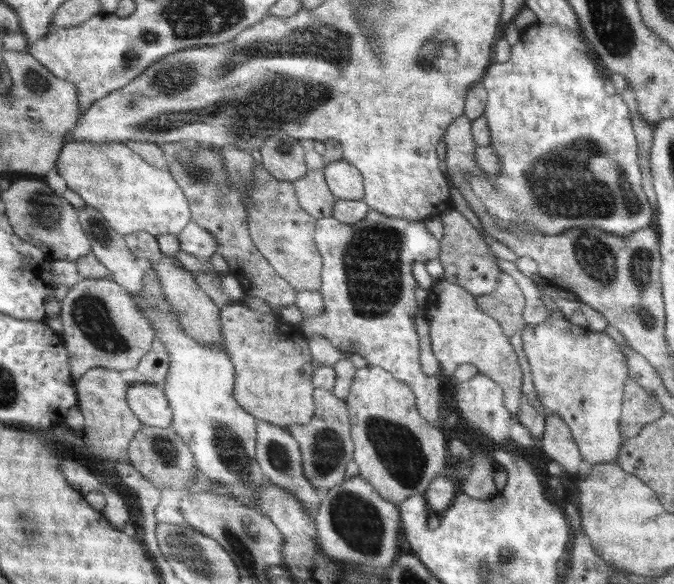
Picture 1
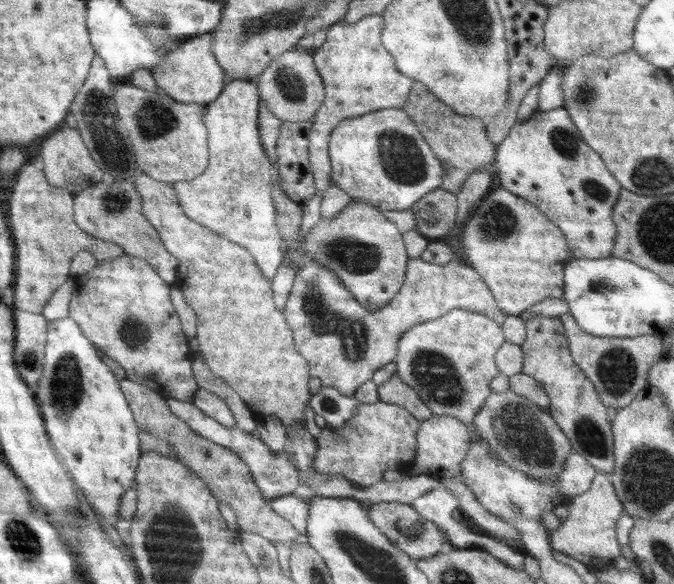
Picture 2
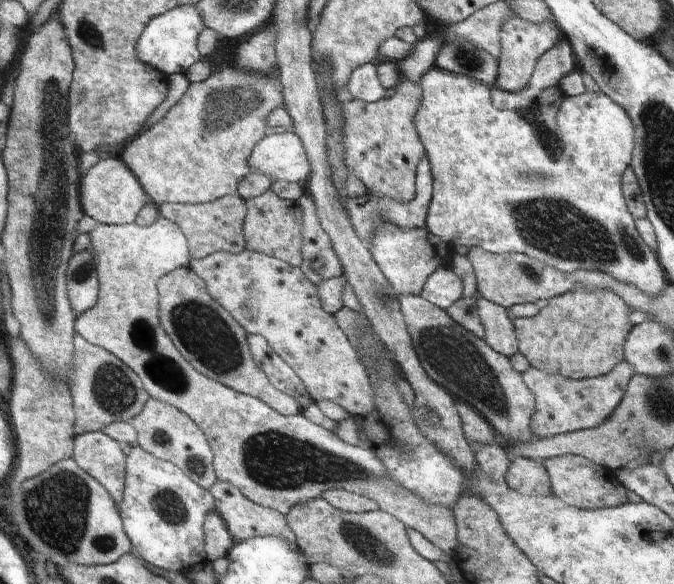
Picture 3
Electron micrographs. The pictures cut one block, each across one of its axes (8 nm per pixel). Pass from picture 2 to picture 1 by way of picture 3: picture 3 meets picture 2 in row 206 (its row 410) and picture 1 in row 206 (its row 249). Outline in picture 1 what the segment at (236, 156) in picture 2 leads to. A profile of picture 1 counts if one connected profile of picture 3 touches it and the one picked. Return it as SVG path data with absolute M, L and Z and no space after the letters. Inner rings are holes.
M66 139L55 164L67 188L100 212L123 237L138 232L177 237L191 221L186 196L169 169L144 162L124 143L96 145L86 139Z

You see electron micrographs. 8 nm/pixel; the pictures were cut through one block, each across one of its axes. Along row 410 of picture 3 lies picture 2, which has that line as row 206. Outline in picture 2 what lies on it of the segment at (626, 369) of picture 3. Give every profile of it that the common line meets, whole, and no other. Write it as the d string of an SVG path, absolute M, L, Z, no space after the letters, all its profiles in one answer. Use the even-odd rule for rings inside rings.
M562 107L549 111L537 110L528 122L515 124L495 149L495 180L512 194L539 208L562 231L573 259L608 258L612 255L616 236L616 225L611 212L623 188L607 169L600 155L586 144L566 112Z

